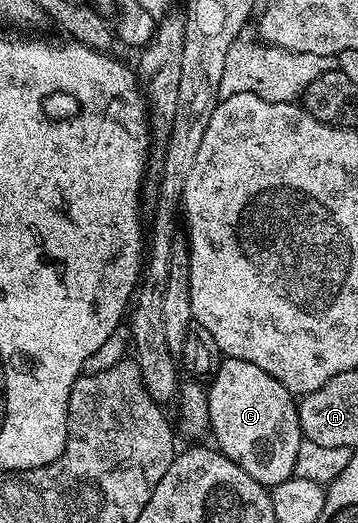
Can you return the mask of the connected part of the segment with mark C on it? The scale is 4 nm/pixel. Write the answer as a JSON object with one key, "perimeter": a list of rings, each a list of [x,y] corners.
{"perimeter":[[[240,358],[223,359],[209,381],[208,391],[210,430],[218,451],[267,489],[273,490],[280,482],[290,479],[304,439],[298,404],[292,393],[276,382],[272,374],[264,374],[260,366],[252,366],[252,362]]]}

